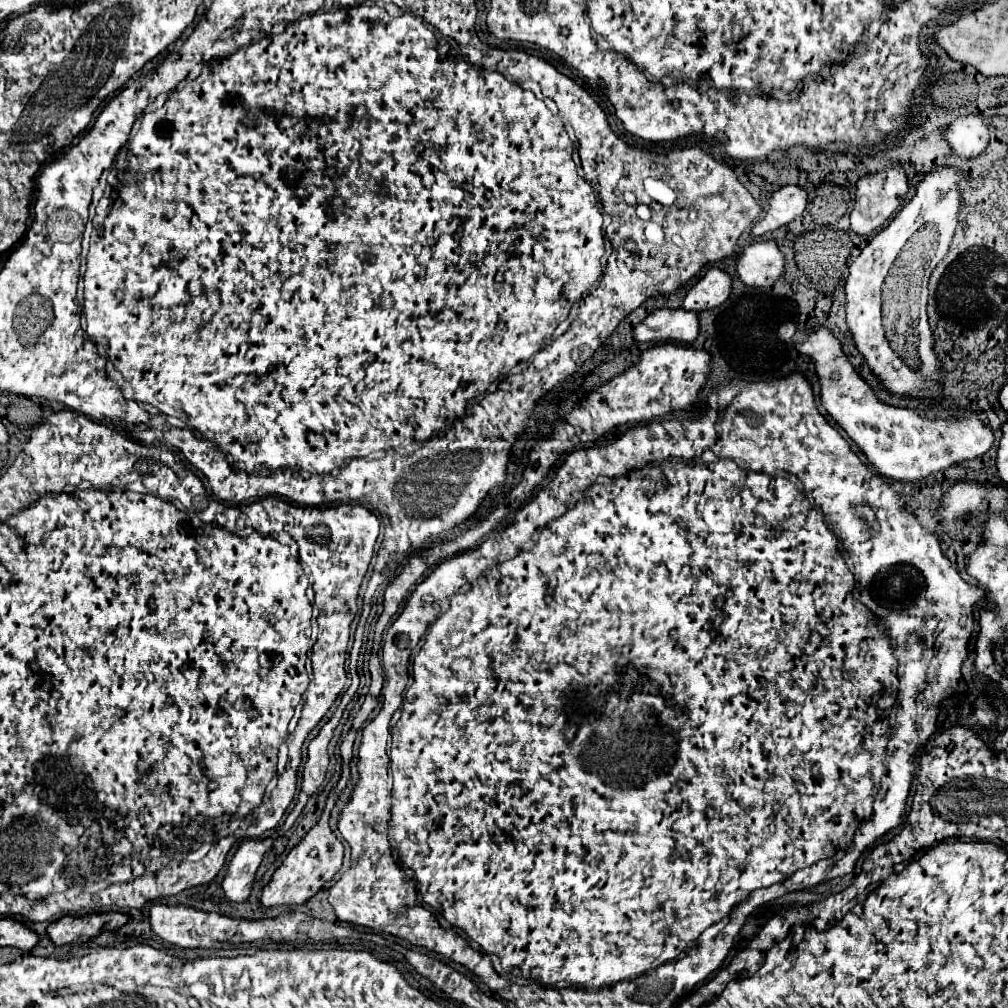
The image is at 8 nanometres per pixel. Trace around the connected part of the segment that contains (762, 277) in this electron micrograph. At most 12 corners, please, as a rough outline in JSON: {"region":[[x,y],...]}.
{"region":[[773,240],[745,246],[735,270],[747,286],[769,288],[785,260]]}

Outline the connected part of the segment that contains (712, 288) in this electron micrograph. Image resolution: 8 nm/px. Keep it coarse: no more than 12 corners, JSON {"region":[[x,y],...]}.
{"region":[[709,268],[685,294],[685,310],[721,306],[731,276]]}

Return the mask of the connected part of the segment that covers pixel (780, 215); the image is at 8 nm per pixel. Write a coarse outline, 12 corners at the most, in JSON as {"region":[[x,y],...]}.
{"region":[[799,186],[773,192],[753,236],[777,230],[803,214],[807,194]]}

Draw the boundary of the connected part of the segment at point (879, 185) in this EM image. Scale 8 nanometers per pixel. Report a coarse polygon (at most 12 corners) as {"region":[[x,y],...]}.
{"region":[[901,166],[859,178],[851,230],[881,228],[907,194]]}

